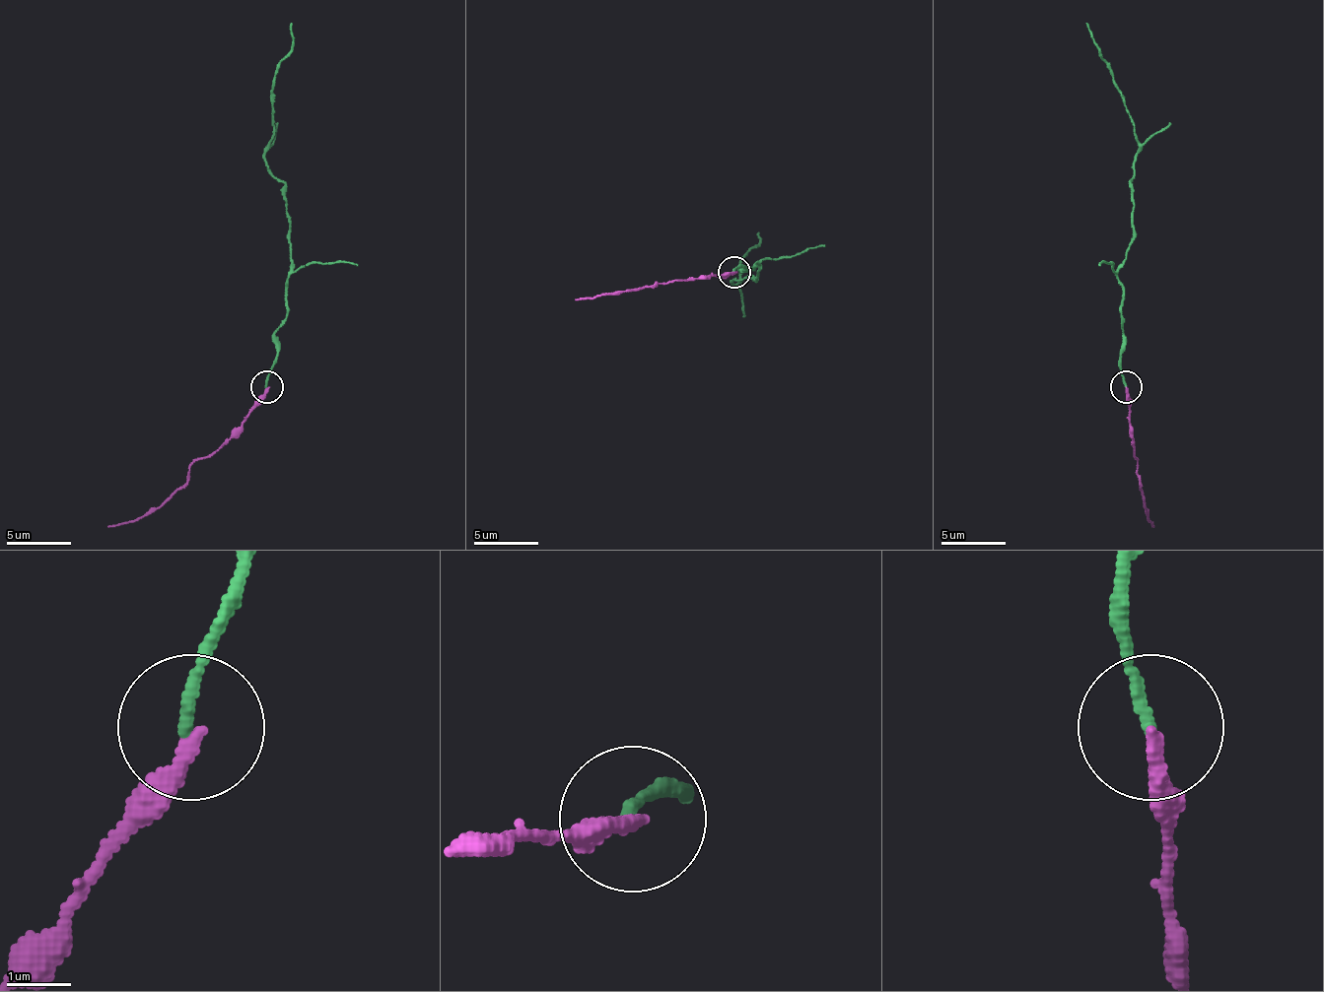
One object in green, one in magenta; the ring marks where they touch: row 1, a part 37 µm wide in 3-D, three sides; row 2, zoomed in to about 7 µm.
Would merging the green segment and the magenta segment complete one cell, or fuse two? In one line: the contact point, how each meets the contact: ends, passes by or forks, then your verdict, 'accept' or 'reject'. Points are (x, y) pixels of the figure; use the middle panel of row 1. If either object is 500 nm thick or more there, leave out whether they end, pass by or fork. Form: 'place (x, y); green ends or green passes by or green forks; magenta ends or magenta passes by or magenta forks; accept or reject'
place (734, 272); green ends; magenta ends; reject

